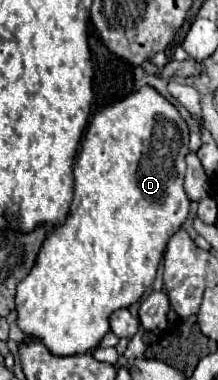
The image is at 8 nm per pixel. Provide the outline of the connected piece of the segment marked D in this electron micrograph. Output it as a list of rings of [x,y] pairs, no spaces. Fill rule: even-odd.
[[[144,87],[138,93],[132,93],[126,99],[122,99],[122,101],[118,101],[114,105],[108,105],[108,107],[100,109],[94,115],[94,119],[92,119],[92,123],[90,123],[90,127],[86,131],[82,149],[80,149],[80,153],[76,157],[76,165],[74,165],[74,199],[70,203],[70,211],[66,215],[66,221],[50,229],[50,233],[44,239],[42,249],[38,253],[36,265],[32,267],[28,277],[24,277],[24,281],[20,281],[20,285],[16,287],[16,311],[18,311],[16,325],[18,325],[20,331],[24,331],[28,341],[38,341],[38,343],[46,345],[46,349],[52,355],[56,355],[56,357],[70,357],[70,355],[80,355],[80,353],[84,355],[88,351],[94,351],[100,345],[100,341],[104,339],[104,335],[110,331],[108,317],[116,309],[130,307],[132,303],[136,303],[144,295],[144,291],[154,283],[156,269],[158,269],[160,257],[164,255],[168,239],[182,227],[182,223],[188,219],[188,213],[190,213],[190,201],[188,201],[188,197],[184,193],[184,187],[182,187],[184,173],[186,173],[186,163],[184,163],[186,153],[188,153],[188,125],[182,121],[182,117],[174,109],[174,105],[168,103],[152,87]]]

